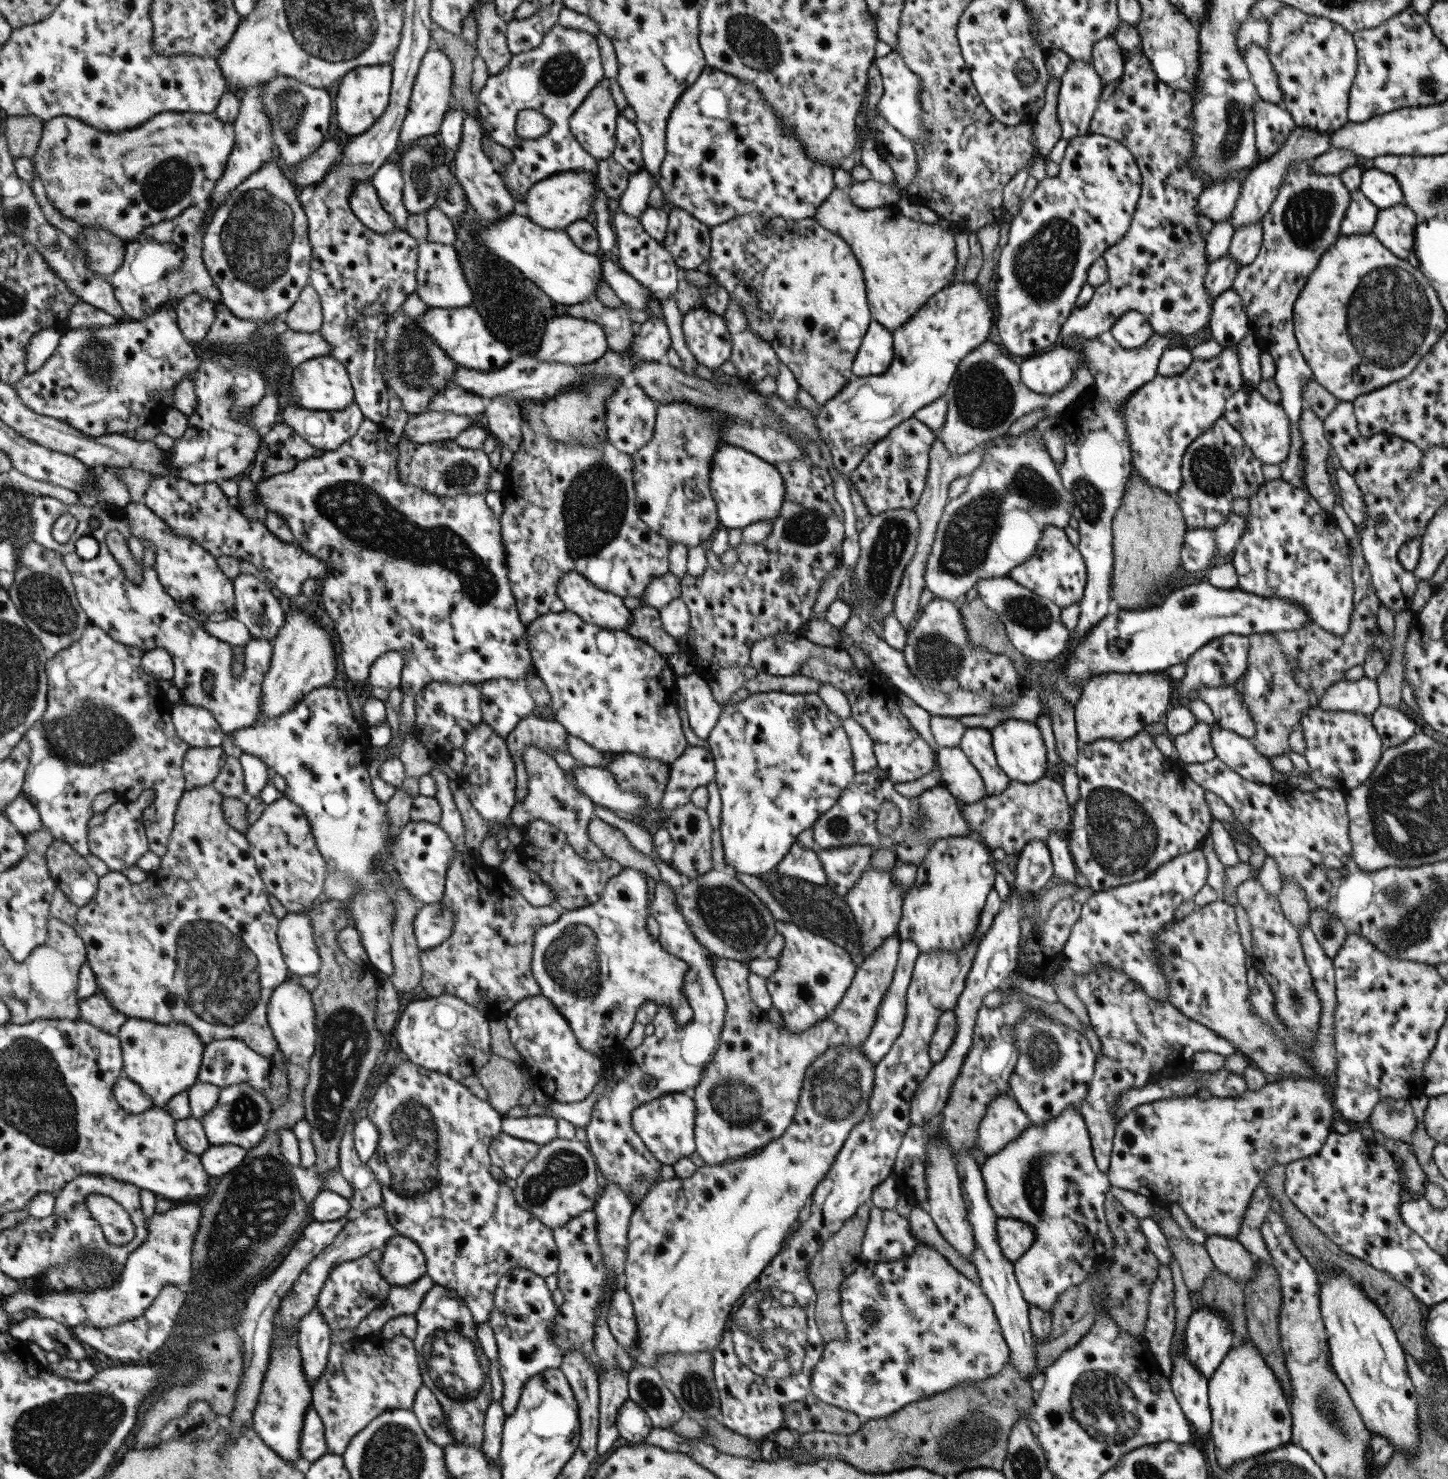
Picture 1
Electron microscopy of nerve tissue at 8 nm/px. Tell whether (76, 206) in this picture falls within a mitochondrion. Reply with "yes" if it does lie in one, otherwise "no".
no

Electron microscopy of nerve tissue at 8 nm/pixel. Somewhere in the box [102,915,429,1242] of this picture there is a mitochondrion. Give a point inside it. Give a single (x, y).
(220, 977)

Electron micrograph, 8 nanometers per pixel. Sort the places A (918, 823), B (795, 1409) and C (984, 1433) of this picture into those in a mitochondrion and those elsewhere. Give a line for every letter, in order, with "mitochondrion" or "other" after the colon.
A: other
B: other
C: mitochondrion

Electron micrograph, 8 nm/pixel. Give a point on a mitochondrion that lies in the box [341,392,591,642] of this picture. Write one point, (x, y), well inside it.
(459, 473)

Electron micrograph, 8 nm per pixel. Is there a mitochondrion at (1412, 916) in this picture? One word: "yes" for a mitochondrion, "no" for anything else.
yes

